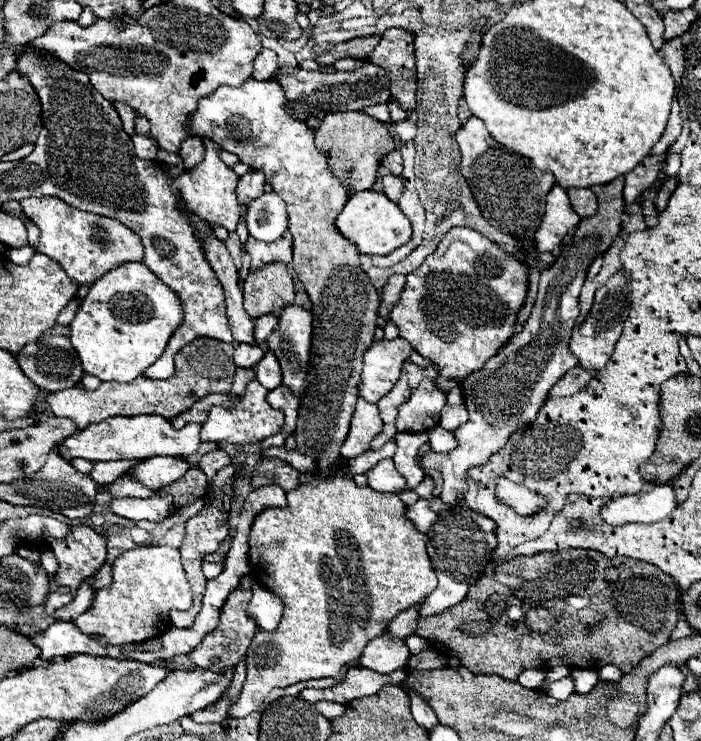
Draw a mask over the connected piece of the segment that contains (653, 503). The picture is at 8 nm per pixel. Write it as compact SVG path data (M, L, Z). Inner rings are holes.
M656 484L644 494L618 496L602 506L602 520L612 526L632 522L658 522L676 508L674 490L668 484Z

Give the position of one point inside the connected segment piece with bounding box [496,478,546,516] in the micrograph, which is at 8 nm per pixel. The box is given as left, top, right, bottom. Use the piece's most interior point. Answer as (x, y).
(521, 499)

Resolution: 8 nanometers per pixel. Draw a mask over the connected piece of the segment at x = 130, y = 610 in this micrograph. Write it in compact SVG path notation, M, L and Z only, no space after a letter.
M138 546L116 558L112 564L114 580L110 588L96 592L96 604L80 614L74 622L84 634L102 634L110 644L126 644L126 642L144 642L154 636L160 636L170 628L168 612L172 608L188 610L192 606L192 592L186 582L184 568L180 564L180 552L170 546Z

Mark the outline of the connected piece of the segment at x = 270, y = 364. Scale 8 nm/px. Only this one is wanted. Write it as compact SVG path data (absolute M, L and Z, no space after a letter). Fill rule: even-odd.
M268 350L268 352L264 354L264 358L256 364L254 370L256 370L258 382L260 382L262 386L266 386L268 390L272 390L272 388L276 388L276 386L282 384L280 364L278 364L278 360L276 360L276 356L274 356L272 350Z

